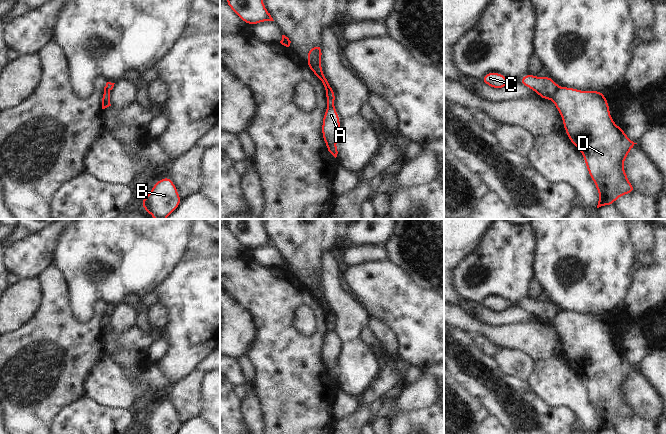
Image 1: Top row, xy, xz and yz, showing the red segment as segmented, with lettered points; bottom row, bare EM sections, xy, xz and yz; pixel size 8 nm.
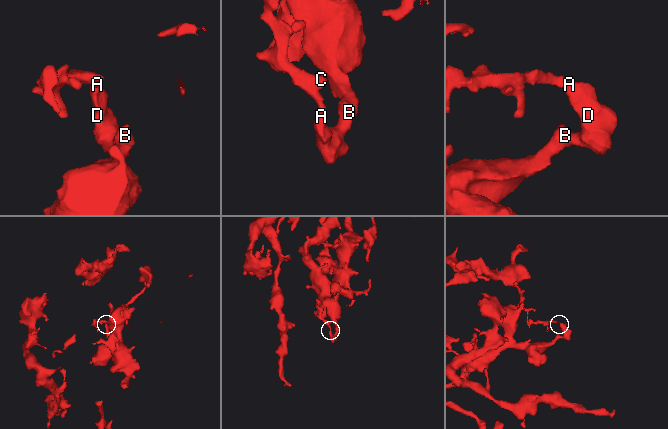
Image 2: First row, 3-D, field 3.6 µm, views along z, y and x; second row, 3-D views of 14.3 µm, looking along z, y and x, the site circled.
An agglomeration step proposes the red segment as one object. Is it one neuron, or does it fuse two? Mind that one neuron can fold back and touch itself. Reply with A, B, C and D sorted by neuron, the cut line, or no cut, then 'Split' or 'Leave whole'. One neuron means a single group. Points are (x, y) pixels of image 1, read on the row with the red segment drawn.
Groups: A B D / C. Split along yz (559, 87), (550, 98). Split

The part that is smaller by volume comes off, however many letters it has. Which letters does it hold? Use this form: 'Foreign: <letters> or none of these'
Foreign: C

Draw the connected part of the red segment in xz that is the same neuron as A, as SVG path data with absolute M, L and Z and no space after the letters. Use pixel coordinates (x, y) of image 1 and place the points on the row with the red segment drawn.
M328 106L322 121L322 137L328 151L336 158L337 136L340 131L340 117L334 106Z

